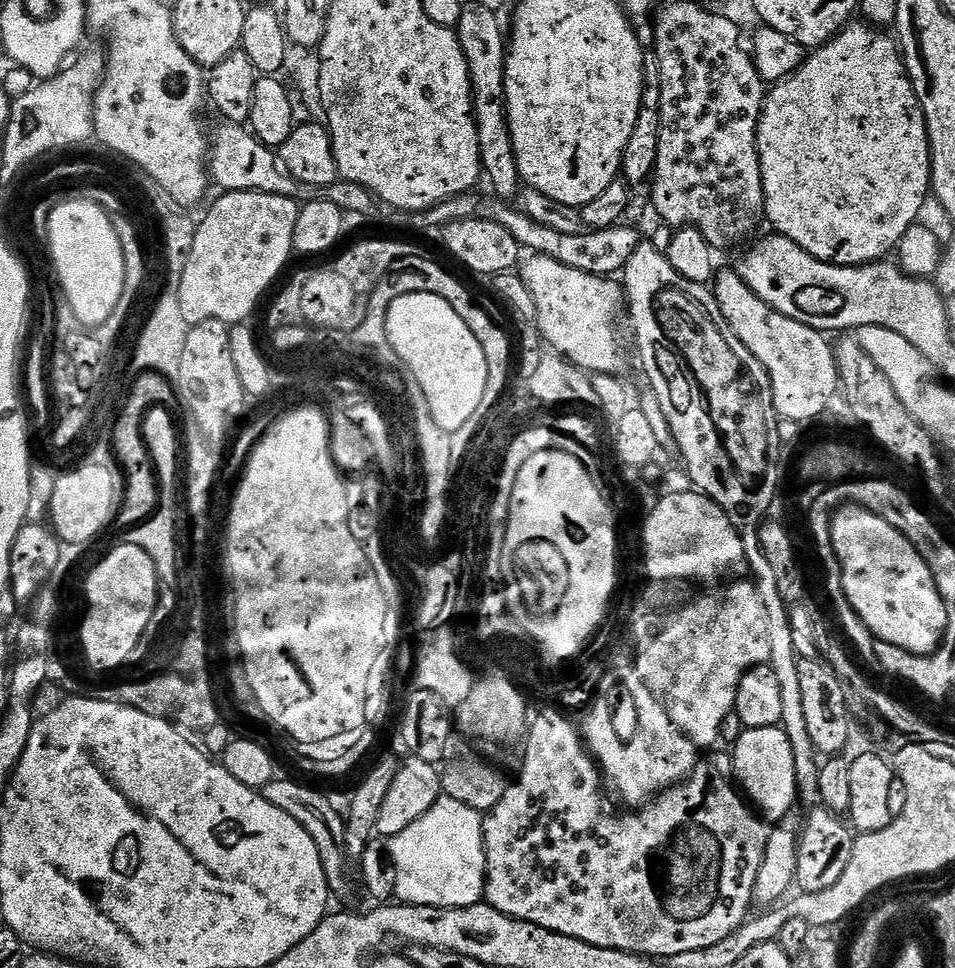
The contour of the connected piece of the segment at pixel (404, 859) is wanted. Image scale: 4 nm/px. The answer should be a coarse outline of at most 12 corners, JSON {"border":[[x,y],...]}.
{"border":[[441,795],[386,844],[395,899],[484,900],[484,816]]}

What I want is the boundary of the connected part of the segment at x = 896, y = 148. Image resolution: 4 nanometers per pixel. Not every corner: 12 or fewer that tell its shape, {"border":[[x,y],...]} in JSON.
{"border":[[850,22],[771,85],[771,231],[885,259],[932,187],[897,41]]}

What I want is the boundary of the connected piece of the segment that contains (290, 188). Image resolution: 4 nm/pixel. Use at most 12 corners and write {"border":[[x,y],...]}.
{"border":[[224,124],[209,149],[209,177],[227,192],[297,203],[322,189],[285,172],[243,125]]}

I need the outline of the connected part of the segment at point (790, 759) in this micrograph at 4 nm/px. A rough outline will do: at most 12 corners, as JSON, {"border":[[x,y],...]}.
{"border":[[780,726],[744,728],[735,779],[765,821],[798,804],[794,750]]}

